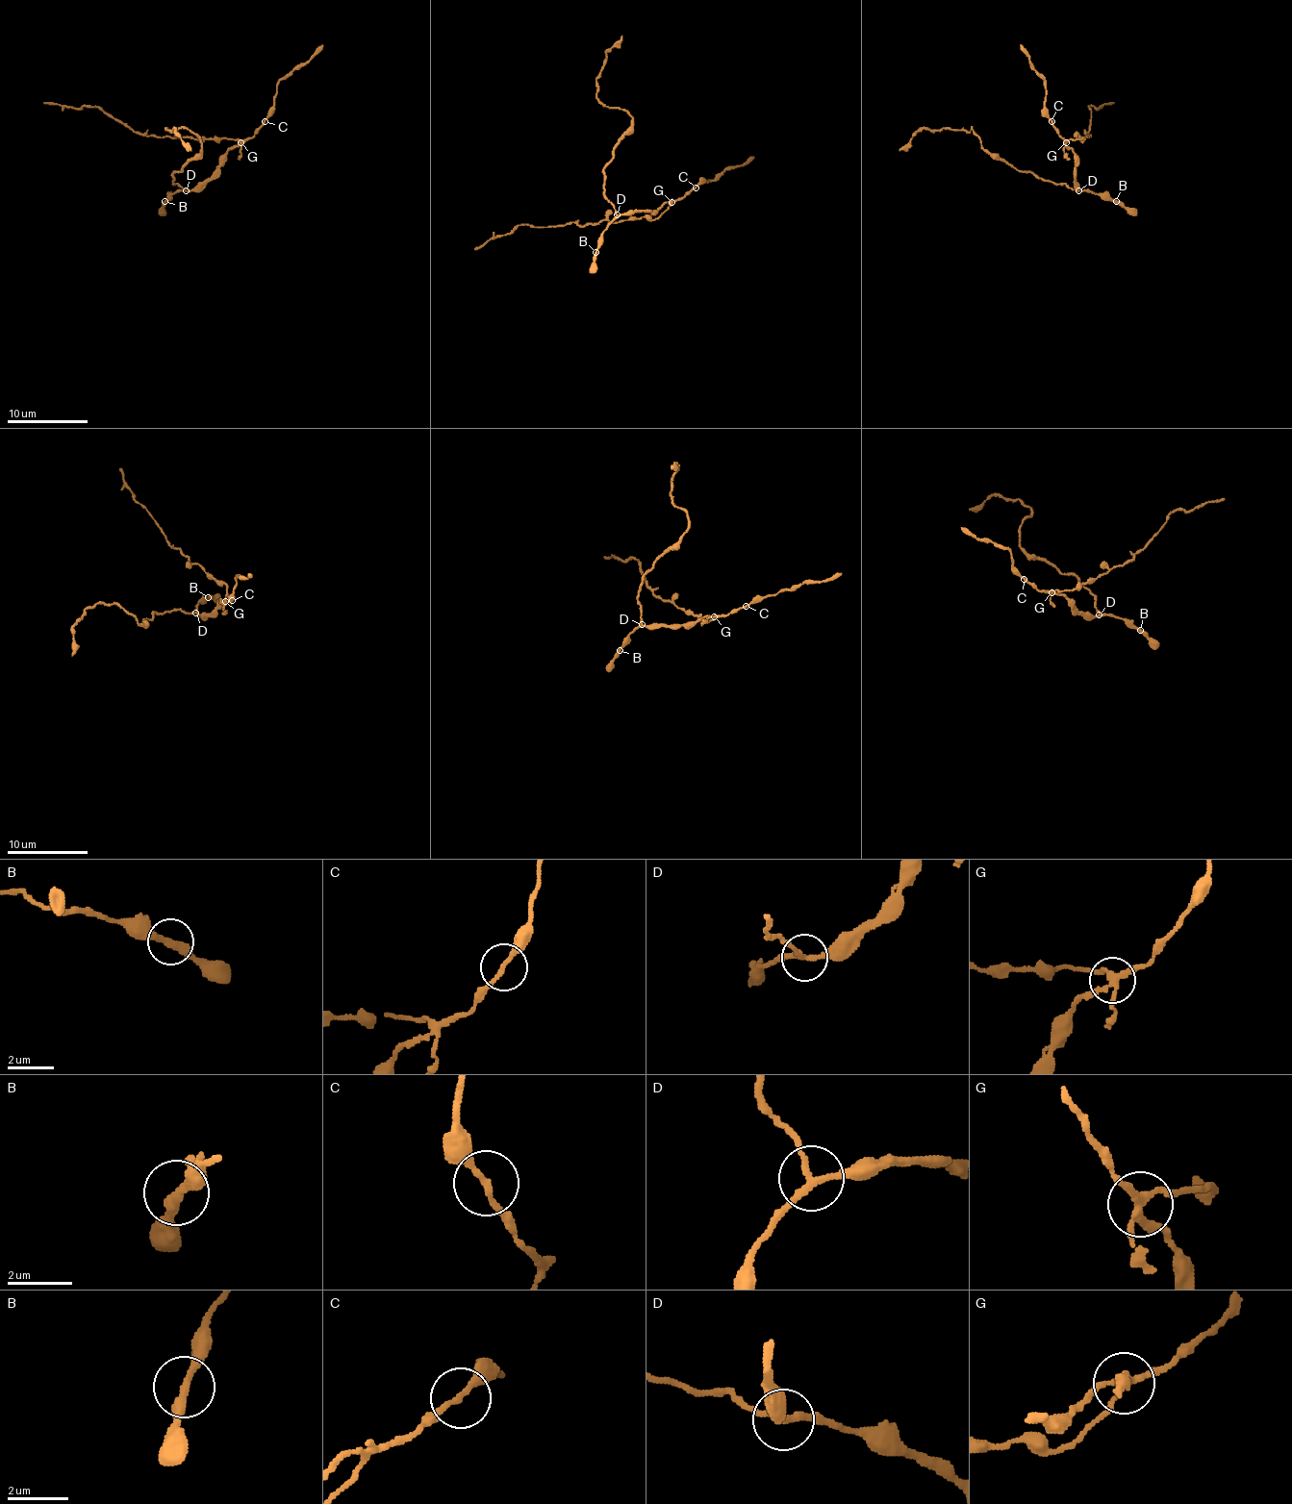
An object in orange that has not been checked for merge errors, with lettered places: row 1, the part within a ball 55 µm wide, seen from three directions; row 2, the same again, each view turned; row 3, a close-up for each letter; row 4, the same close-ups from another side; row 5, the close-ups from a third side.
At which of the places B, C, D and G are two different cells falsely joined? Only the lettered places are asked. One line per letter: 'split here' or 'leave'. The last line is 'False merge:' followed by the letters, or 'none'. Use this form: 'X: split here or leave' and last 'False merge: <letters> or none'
B: leave
C: leave
D: split here
G: split here
False merge: D, G

